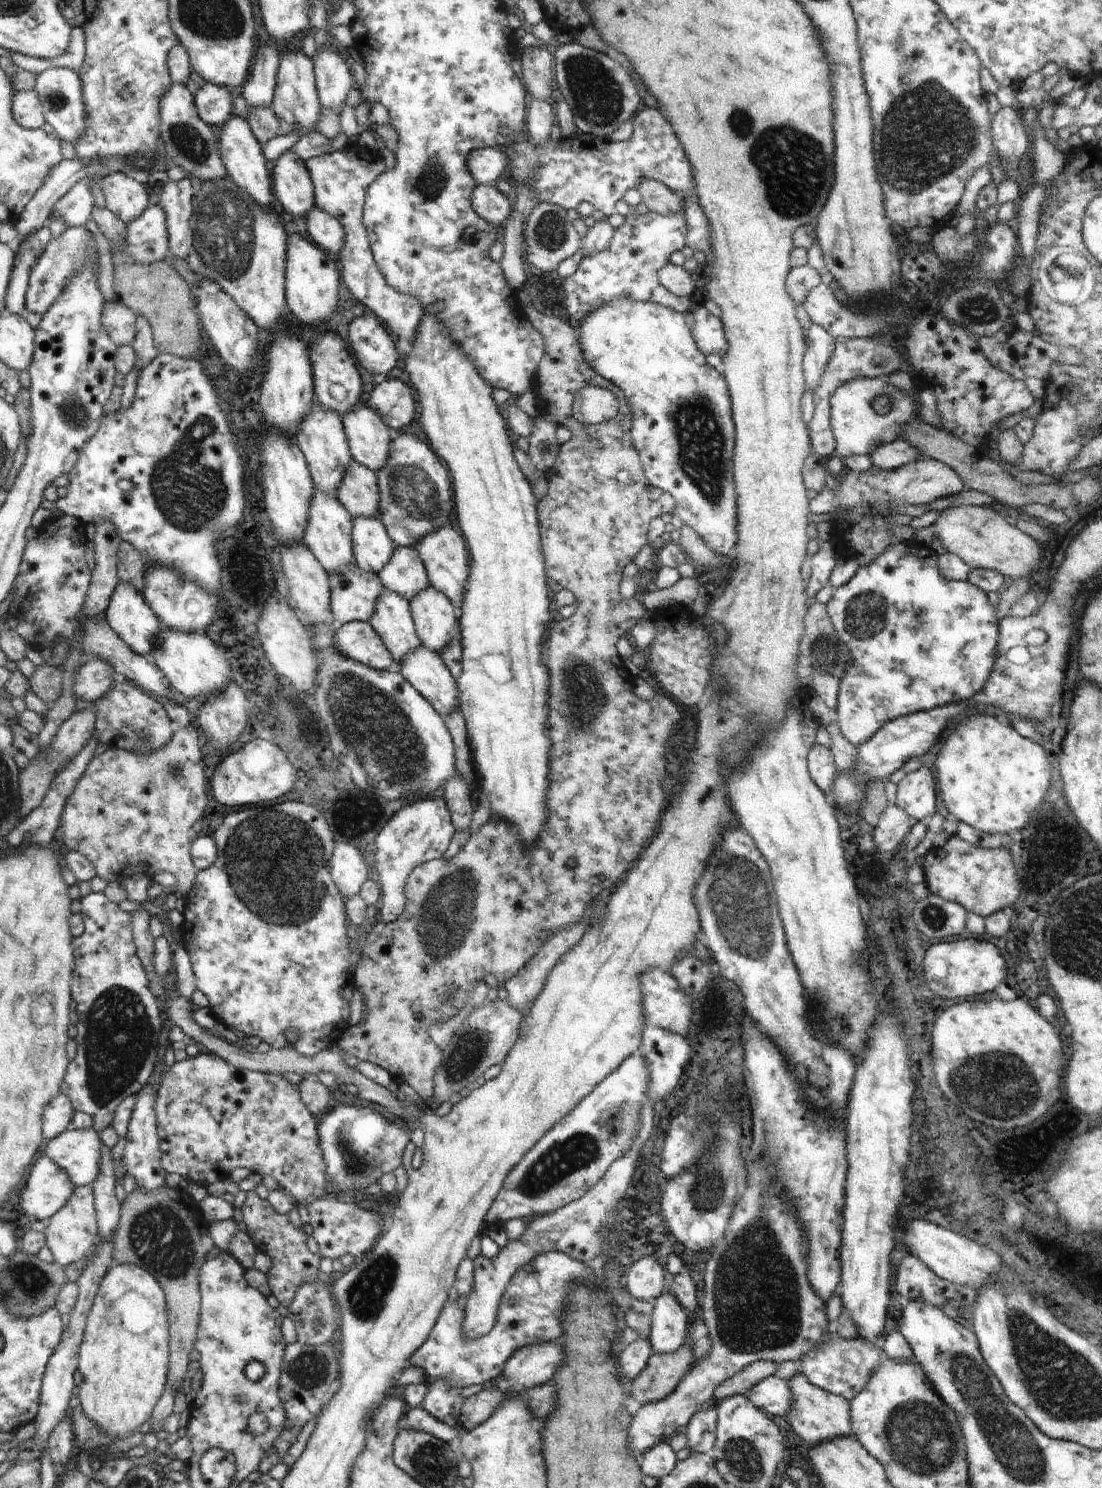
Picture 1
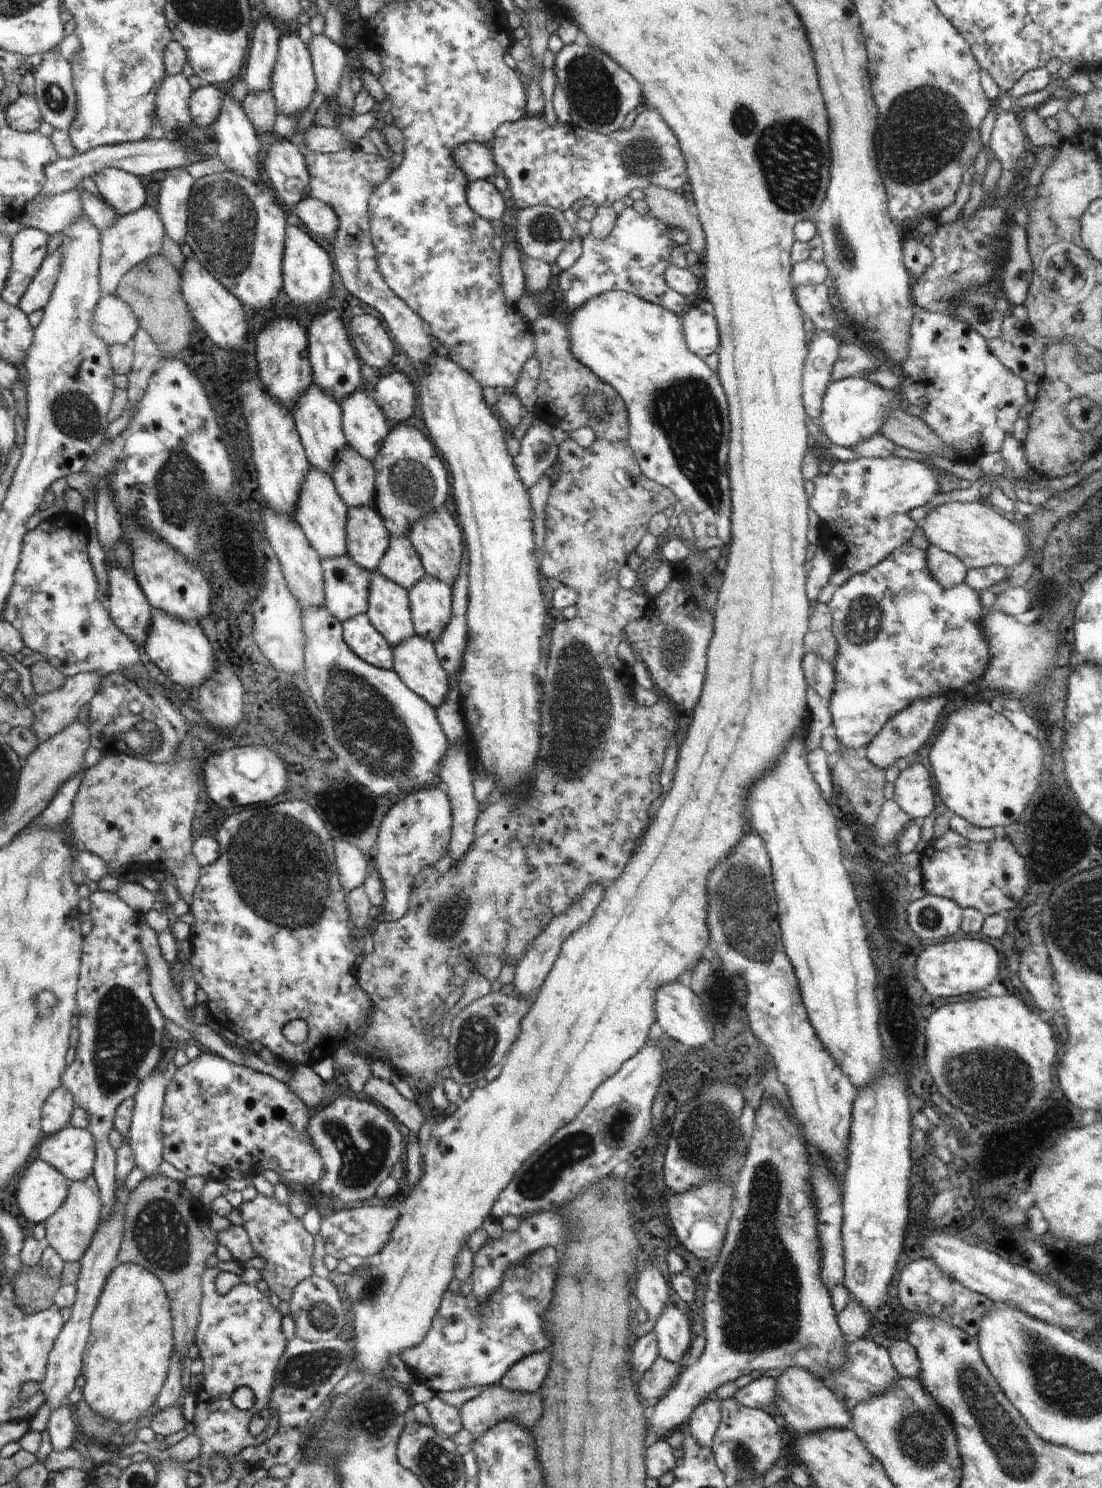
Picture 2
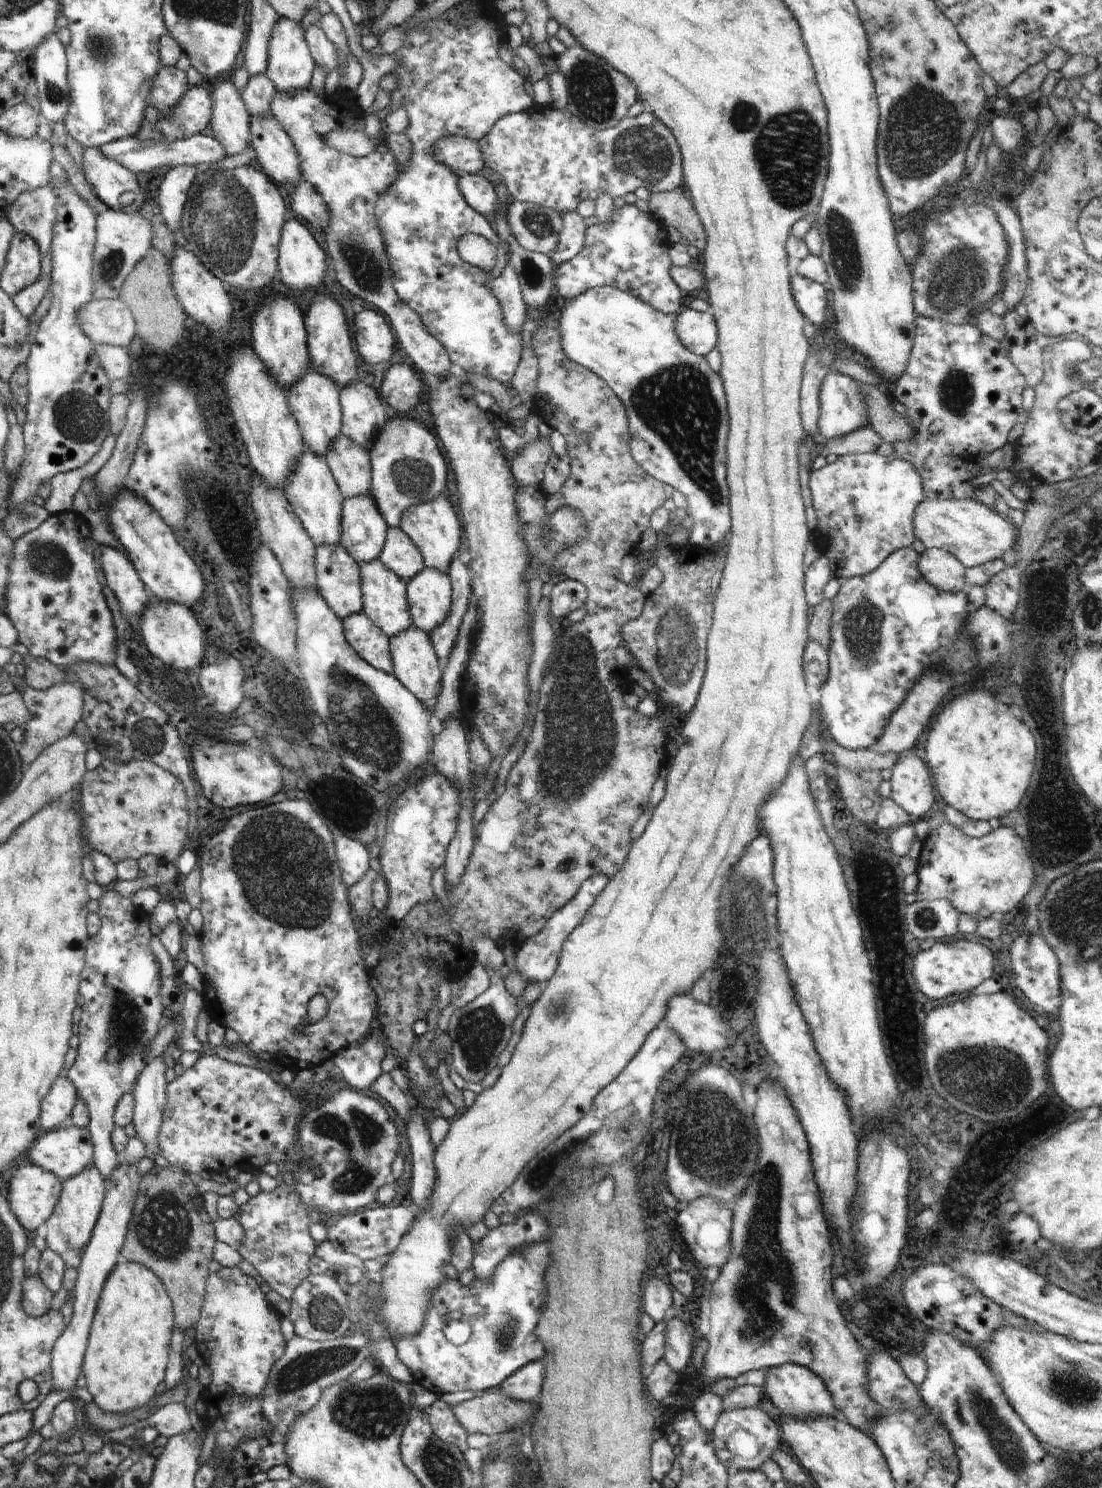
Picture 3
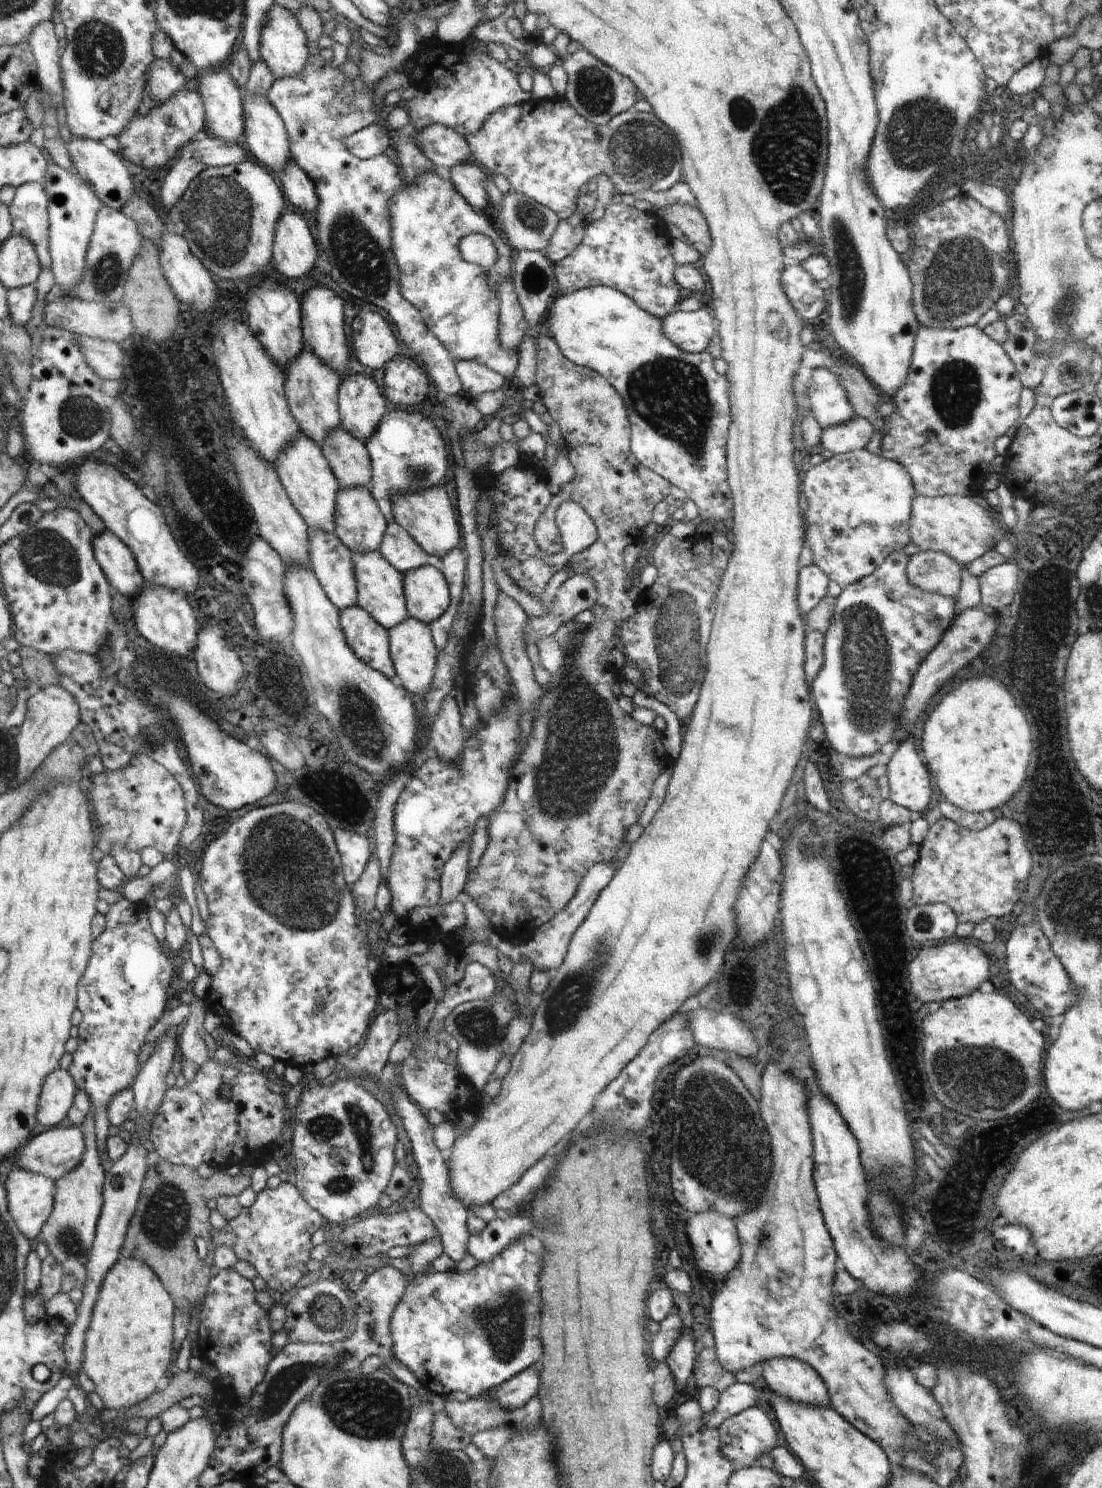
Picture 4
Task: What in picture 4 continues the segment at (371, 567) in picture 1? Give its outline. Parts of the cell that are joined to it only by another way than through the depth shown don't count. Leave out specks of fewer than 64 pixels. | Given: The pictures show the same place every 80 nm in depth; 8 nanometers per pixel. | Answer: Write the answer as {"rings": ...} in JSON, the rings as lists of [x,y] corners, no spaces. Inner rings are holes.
{"rings":[[[340,487],[336,496],[333,533],[351,552],[379,550],[387,522],[369,487]]]}

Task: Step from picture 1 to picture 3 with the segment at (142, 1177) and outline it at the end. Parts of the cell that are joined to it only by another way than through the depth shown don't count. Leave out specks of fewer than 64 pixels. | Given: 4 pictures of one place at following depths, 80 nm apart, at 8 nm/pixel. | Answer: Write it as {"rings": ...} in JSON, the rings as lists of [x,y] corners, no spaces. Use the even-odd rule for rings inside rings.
{"rings":[[[164,1053],[161,1057],[150,1059],[132,1092],[134,1100],[132,1124],[136,1130],[135,1137],[143,1143],[145,1157],[152,1160],[155,1160],[155,1155],[160,1155],[158,1138],[169,1084],[165,1078],[168,1069],[165,1064],[167,1057],[167,1053]]]}

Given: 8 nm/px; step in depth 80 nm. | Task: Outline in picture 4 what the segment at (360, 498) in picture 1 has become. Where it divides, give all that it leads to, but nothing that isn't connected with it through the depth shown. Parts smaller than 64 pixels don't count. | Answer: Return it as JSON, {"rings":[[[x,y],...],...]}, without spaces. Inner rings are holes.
{"rings":[[[341,426],[329,430],[321,449],[341,487],[369,487],[372,484],[368,449],[350,431]]]}

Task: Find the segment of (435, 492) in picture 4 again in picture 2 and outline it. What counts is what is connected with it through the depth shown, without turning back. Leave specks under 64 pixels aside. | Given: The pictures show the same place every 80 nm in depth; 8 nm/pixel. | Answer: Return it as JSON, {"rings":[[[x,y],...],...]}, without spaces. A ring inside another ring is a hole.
{"rings":[[[444,505],[434,510],[432,514],[428,514],[426,518],[420,518],[418,522],[414,522],[407,538],[414,546],[427,575],[434,576],[440,582],[446,582],[446,585],[452,589],[461,569],[464,540],[462,530],[454,522],[447,507]]]}

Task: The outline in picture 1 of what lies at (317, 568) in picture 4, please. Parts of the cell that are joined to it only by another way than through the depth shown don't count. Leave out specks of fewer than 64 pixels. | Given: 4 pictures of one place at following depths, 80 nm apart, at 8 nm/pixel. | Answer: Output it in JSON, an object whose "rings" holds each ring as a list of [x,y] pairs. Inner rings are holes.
{"rings":[[[350,565],[341,573],[329,576],[329,589],[331,594],[330,606],[337,624],[354,621],[366,621],[373,615],[375,602],[381,597],[381,583],[378,574],[364,572],[358,565]]]}

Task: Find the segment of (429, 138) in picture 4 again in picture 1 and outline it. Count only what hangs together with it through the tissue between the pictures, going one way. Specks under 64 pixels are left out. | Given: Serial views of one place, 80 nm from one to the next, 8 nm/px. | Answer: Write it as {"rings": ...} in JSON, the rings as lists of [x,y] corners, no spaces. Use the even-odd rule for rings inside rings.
{"rings":[[[500,148],[472,150],[466,158],[466,165],[476,183],[494,184],[497,180],[506,177],[507,159]]]}

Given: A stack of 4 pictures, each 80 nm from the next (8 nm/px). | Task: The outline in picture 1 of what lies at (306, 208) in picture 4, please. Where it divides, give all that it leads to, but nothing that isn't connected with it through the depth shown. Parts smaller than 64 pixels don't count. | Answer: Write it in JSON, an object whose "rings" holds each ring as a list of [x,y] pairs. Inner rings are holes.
{"rings":[[[314,205],[309,213],[303,216],[302,221],[306,223],[310,236],[320,248],[328,250],[333,257],[339,255],[344,244],[344,231],[336,217]]]}

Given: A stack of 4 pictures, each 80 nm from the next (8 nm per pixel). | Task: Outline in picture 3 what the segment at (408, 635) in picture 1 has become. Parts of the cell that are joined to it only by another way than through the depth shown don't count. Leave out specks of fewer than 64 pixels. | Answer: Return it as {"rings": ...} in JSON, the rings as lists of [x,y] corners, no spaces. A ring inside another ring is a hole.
{"rings":[[[379,559],[374,562],[360,562],[358,566],[360,566],[362,593],[364,594],[362,596],[362,600],[364,600],[362,613],[366,614],[370,621],[374,622],[374,625],[378,626],[388,638],[406,630],[412,625],[407,599],[407,582],[386,569]]]}

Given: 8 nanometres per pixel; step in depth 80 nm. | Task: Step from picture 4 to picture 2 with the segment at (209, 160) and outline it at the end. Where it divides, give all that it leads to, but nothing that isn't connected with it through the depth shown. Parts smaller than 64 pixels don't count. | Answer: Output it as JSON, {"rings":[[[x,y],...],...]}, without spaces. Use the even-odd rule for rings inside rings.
{"rings":[[[168,138],[161,140],[142,140],[142,142],[124,142],[116,146],[98,146],[88,153],[78,153],[70,160],[59,158],[45,169],[46,184],[38,196],[52,196],[64,194],[76,189],[86,177],[94,176],[102,172],[104,168],[116,168],[136,177],[152,175],[158,171],[170,171],[175,168],[184,168],[192,163],[205,161],[212,158],[217,152],[217,145],[213,140],[202,142],[200,150],[194,148],[182,148],[178,142],[170,142]]]}

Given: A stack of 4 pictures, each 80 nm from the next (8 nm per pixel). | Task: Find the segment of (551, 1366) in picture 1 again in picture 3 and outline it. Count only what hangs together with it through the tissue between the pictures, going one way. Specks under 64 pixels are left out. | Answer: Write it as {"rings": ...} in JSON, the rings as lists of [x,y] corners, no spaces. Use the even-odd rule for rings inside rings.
{"rings":[[[531,1362],[506,1378],[497,1389],[506,1398],[530,1403],[540,1394],[538,1388],[542,1386],[542,1380],[544,1366],[540,1362]]]}

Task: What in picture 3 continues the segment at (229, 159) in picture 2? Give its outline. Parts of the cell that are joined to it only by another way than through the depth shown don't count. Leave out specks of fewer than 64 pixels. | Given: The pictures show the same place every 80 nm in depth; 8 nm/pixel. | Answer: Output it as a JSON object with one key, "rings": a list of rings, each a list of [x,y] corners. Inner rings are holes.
{"rings":[[[229,77],[214,81],[212,87],[214,108],[207,133],[222,144],[227,157],[238,155],[251,146],[250,115]]]}

